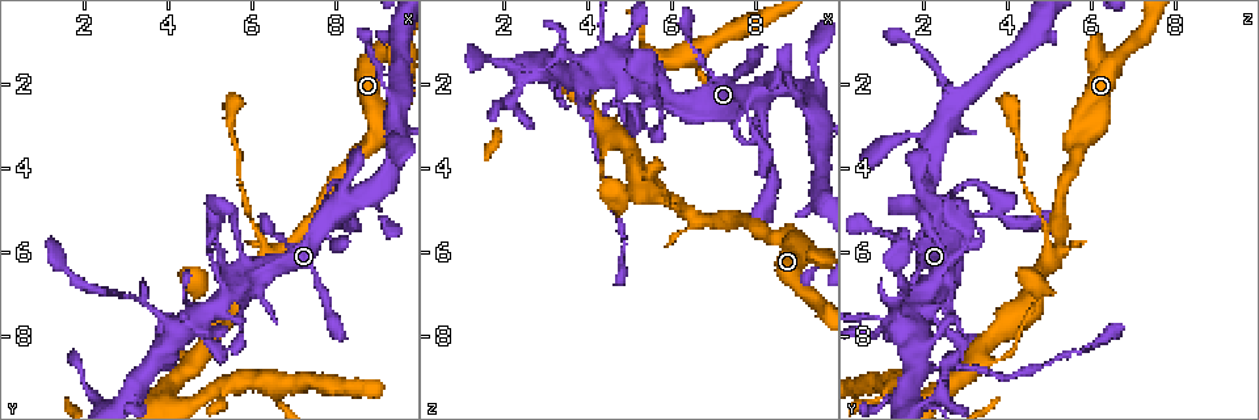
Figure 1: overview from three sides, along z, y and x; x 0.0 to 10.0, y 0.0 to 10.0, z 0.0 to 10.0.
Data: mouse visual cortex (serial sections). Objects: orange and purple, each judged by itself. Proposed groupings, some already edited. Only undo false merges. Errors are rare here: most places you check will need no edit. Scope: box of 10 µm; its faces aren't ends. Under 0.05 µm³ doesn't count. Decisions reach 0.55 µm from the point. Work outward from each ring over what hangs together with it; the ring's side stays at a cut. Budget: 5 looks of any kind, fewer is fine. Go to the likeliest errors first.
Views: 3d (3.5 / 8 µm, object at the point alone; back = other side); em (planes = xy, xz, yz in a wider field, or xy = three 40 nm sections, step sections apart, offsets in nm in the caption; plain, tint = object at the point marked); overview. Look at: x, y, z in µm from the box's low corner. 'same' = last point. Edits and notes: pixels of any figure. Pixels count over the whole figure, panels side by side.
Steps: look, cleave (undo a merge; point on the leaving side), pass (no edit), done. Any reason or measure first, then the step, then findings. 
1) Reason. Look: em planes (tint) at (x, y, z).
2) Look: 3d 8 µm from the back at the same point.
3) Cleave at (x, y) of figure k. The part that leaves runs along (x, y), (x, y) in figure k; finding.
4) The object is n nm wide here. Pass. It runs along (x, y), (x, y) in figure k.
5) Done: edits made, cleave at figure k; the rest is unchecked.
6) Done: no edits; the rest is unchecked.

Arms part here. Look: 3d 8 µm at (6.45, 6.15, 5.15).

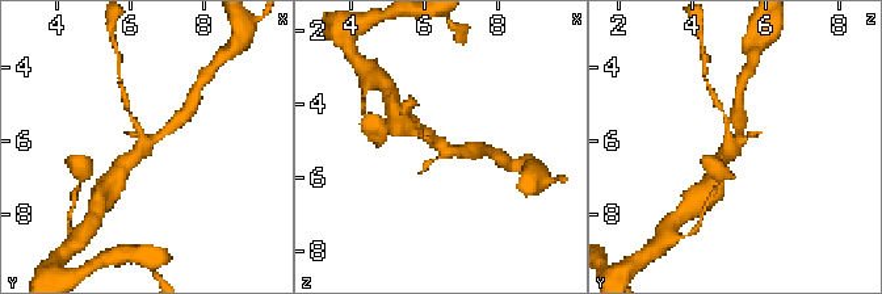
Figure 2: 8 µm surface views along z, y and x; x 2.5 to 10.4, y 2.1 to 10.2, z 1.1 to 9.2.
Now the EM. Look: em xy step 2 (tint) at the same point.

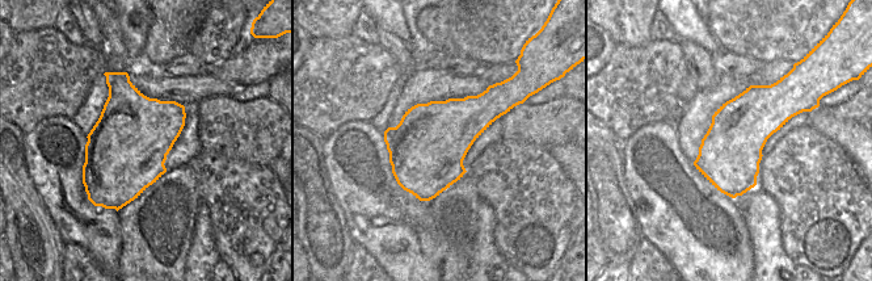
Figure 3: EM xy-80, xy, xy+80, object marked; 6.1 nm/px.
Pass. It runs along (175, 125), (154, 138), (118, 172) in figure 2; all the same cell.

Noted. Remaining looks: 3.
Three arms meet. Look: 3d 8 µm at (4.50, 8.60, 3.55).

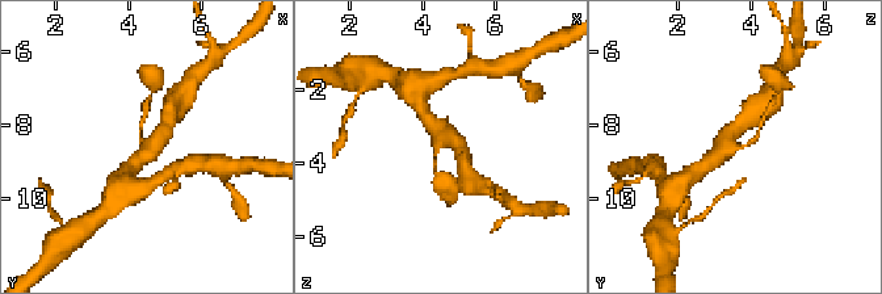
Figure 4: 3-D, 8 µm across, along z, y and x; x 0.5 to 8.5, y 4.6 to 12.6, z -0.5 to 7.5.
3 arms meet here; the arms are 150, 400, 450 nm wide; now the EM. Look: em planes (tint) at the same point.

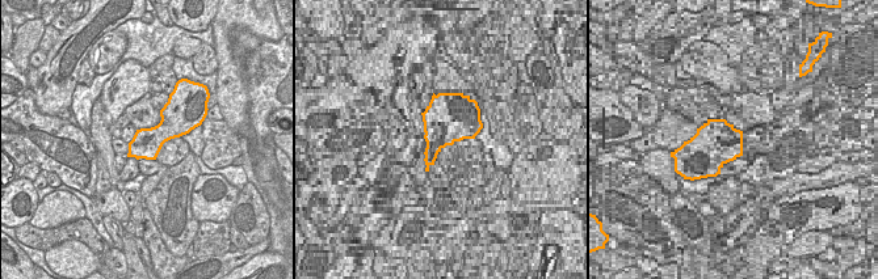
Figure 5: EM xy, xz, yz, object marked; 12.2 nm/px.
Pass. Continuous, no second cell.

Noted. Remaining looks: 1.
Done: no edits; the rest is unchecked.

